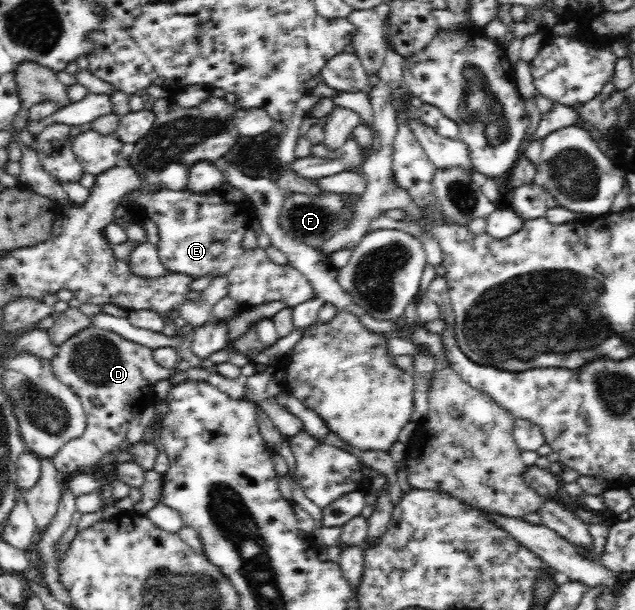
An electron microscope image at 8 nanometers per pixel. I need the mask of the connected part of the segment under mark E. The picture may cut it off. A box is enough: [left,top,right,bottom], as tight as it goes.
[119,187,314,308]

